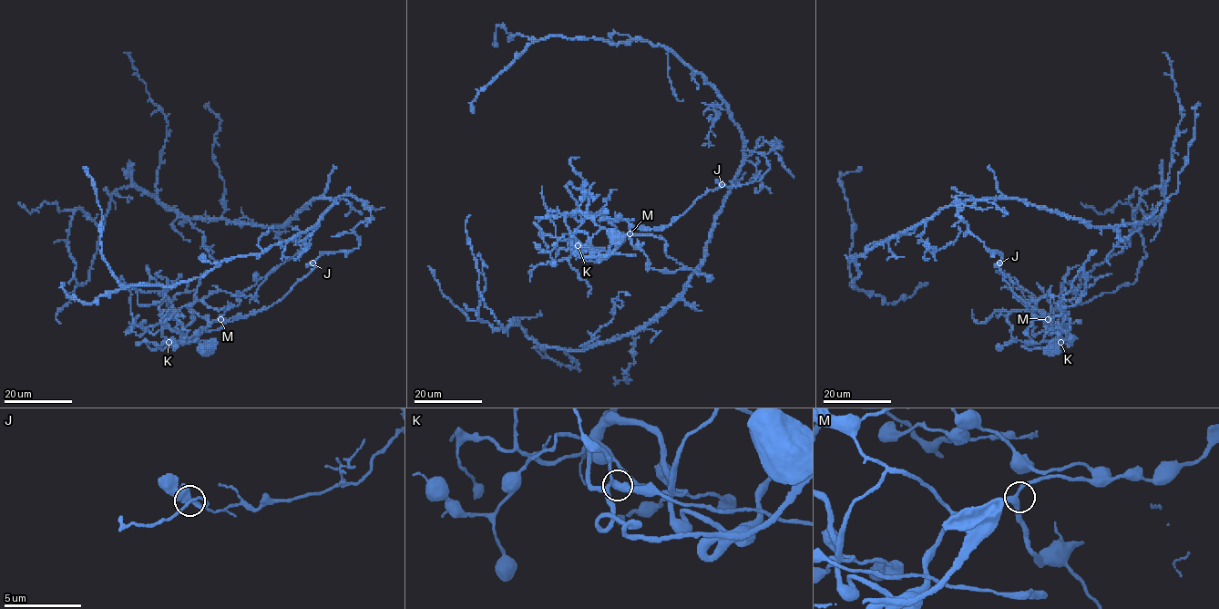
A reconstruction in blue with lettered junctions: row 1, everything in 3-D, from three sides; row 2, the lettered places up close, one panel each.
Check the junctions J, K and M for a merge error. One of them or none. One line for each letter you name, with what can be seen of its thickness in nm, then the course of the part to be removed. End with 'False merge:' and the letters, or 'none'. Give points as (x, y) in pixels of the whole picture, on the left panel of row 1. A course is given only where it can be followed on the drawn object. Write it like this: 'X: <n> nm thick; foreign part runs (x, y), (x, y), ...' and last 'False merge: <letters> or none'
J: 320 nm thick; foreign part runs (312, 263), (359, 246), (363, 201), (314, 199), (255, 226), (179, 215), (128, 186), (60, 324)
False merge: J

